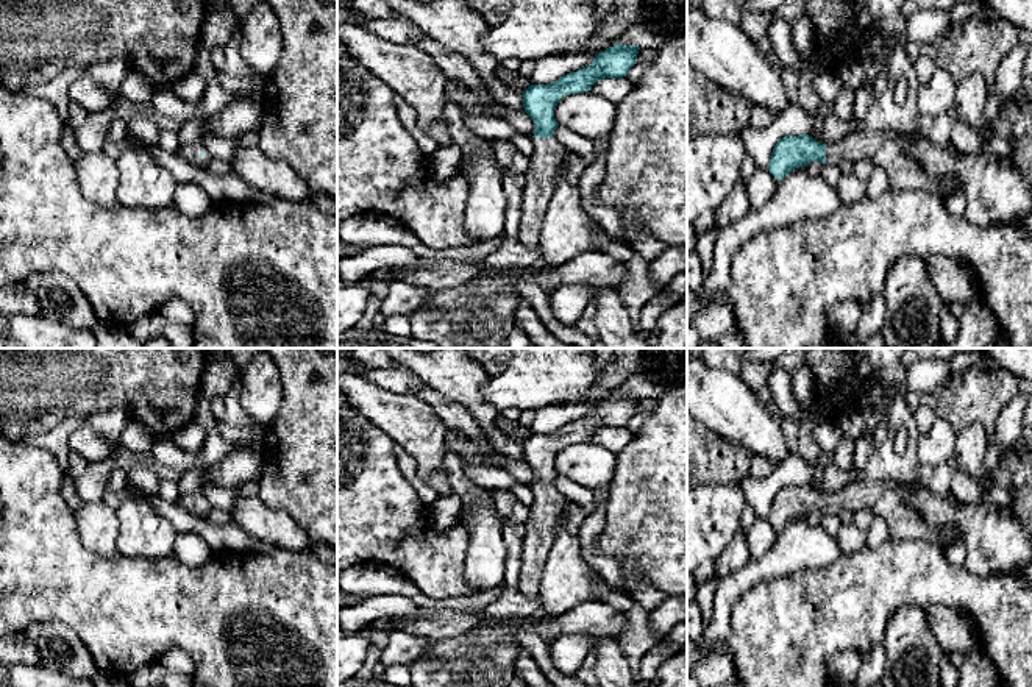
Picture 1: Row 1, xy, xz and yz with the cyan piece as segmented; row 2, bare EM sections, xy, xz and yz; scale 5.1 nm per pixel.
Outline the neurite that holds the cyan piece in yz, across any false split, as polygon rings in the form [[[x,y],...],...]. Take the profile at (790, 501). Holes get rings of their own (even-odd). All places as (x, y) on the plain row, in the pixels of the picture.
[[[860,479],[827,495],[812,486],[785,486],[778,490],[768,514],[770,523],[784,529],[792,520],[812,511],[838,515],[842,511],[871,511],[881,517],[891,539],[920,539],[934,545],[945,540],[945,531],[932,526],[923,515],[907,504],[909,481],[898,479]]]

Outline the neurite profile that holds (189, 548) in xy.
[[[178,532],[173,546],[173,556],[183,564],[198,567],[206,564],[212,550],[209,545],[195,532]]]

